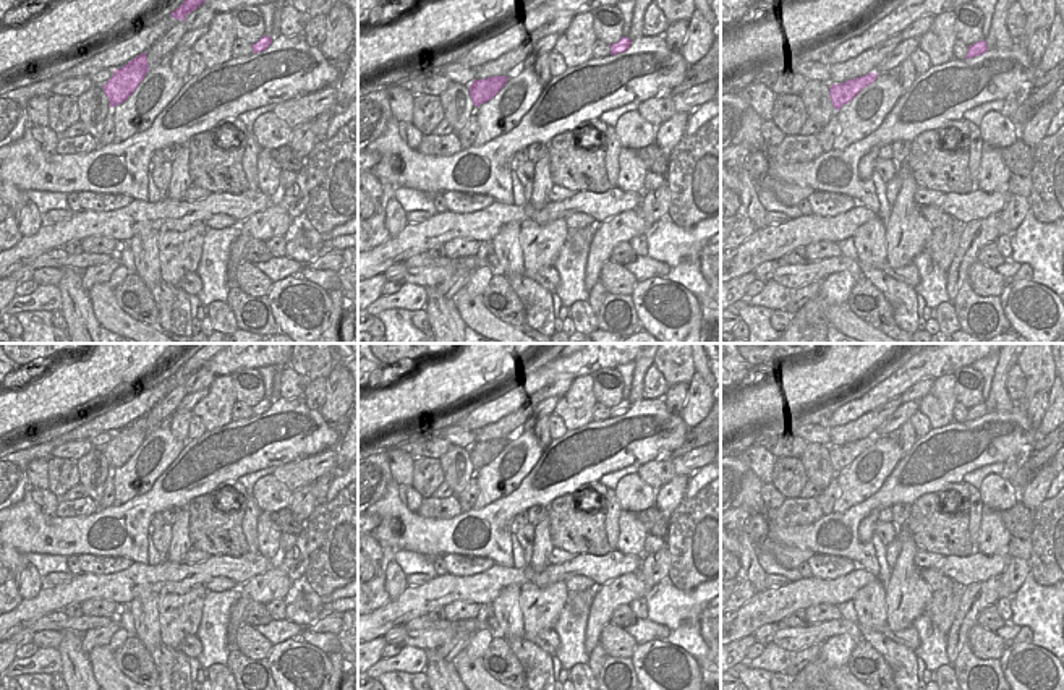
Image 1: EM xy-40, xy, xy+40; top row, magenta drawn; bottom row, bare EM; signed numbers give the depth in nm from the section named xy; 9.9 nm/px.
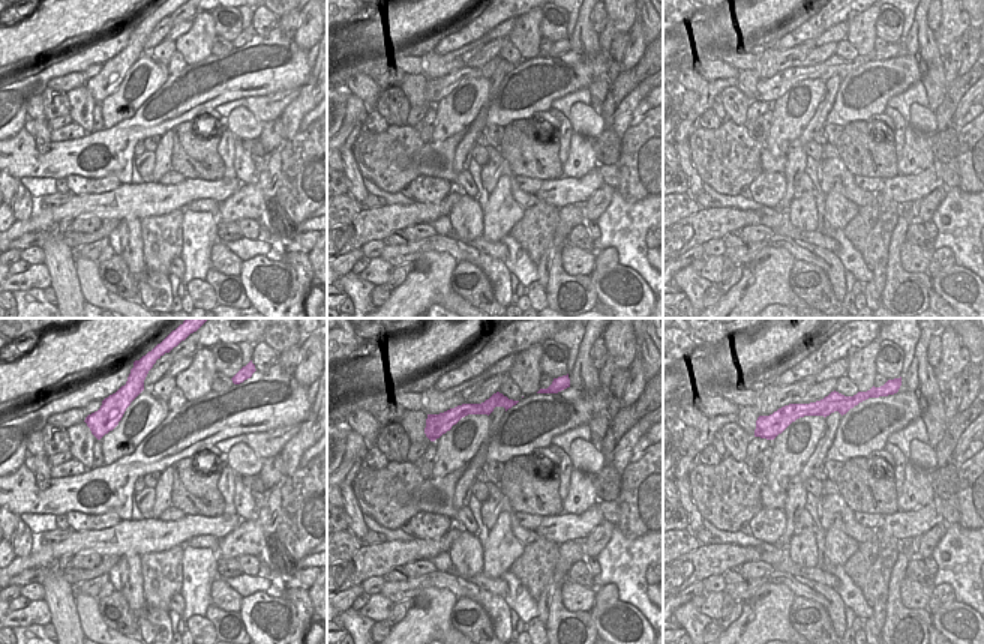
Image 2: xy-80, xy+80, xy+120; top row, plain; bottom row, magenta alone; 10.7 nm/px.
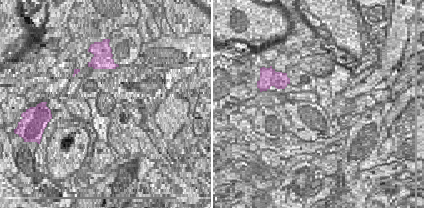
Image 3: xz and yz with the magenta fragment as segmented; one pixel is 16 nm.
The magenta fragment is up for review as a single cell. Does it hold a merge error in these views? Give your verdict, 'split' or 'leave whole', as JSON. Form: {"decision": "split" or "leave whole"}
{"decision": "split"}

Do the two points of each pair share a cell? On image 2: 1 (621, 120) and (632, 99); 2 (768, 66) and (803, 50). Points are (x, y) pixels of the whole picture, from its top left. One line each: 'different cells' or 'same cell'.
1: same cell
2: same cell

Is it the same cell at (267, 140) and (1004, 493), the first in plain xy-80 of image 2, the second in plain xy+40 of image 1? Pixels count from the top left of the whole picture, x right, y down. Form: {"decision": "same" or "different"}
{"decision": "different"}

